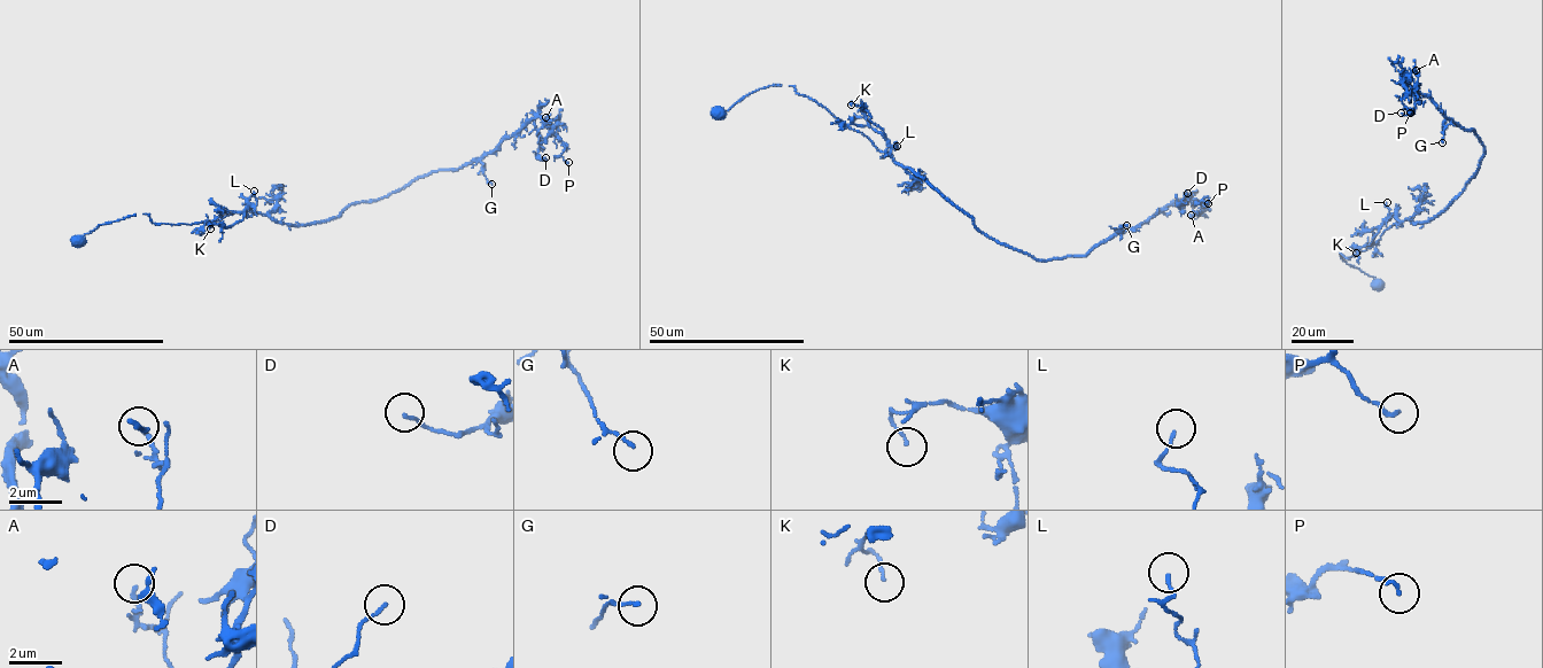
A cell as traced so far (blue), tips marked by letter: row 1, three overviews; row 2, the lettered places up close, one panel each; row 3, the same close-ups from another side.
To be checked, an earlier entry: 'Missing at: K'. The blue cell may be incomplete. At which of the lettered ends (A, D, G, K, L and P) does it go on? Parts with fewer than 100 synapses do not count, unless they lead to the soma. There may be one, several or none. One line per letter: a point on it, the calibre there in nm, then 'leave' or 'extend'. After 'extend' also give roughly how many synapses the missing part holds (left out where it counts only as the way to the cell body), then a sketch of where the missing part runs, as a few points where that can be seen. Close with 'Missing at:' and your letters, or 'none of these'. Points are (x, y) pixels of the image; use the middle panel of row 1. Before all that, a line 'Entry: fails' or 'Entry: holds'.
Entry: fails
A: (1191, 215) | 150 nm | leave
D: (1187, 193) | 110 nm | leave
G: (1126, 225) | 110 nm | leave
K: (851, 105) | 110 nm | leave
L: (897, 146) | 100 nm | leave
P: (1208, 203) | 140 nm | leave
Missing at: none of these

